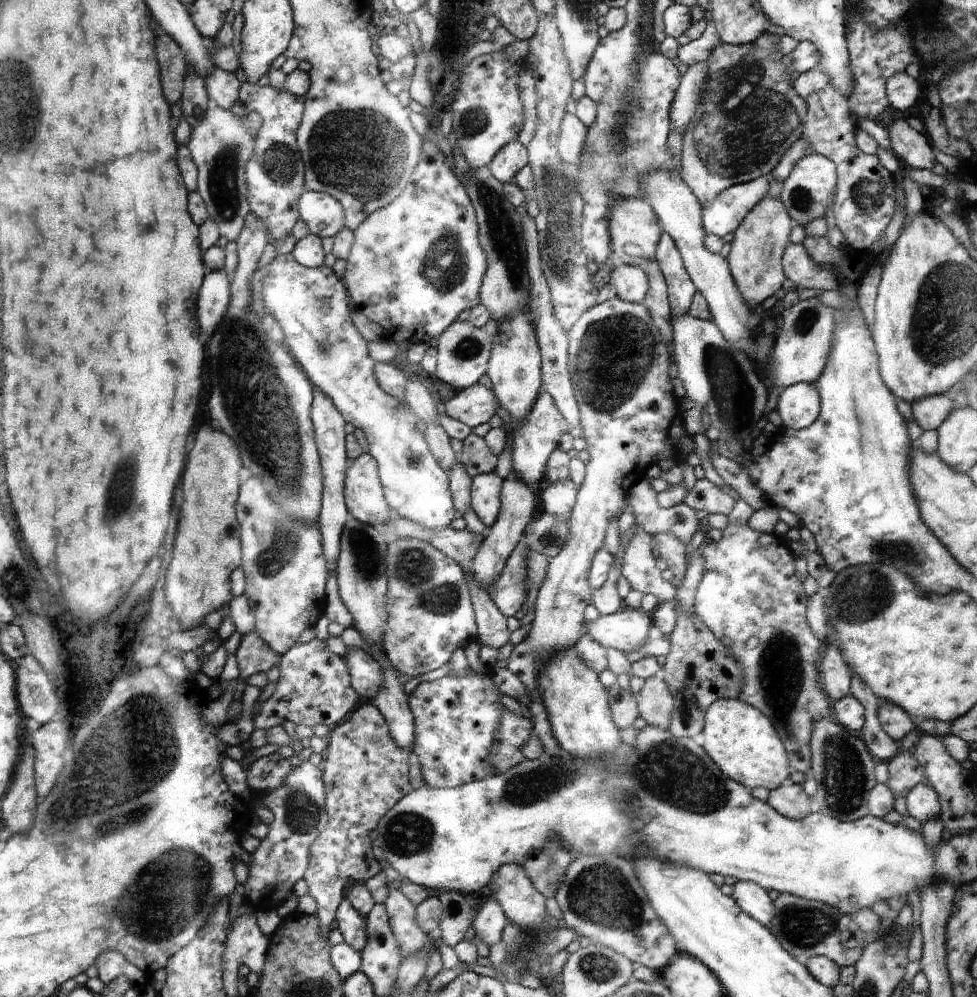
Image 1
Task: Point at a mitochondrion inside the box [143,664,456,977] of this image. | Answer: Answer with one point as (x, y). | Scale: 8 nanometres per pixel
(408, 834)

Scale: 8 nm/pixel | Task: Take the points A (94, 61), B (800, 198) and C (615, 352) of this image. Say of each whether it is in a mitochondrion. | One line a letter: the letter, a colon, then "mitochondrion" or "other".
A: other
B: mitochondrion
C: mitochondrion

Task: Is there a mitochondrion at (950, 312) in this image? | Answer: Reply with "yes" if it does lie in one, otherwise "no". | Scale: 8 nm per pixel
yes

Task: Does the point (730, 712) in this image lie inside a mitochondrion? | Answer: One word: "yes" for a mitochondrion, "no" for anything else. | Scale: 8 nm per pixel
no

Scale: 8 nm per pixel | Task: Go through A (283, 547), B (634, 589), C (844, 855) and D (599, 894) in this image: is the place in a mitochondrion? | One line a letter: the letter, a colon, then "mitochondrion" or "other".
A: mitochondrion
B: other
C: other
D: mitochondrion

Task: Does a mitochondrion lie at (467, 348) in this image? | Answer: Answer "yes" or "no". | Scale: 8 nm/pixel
yes

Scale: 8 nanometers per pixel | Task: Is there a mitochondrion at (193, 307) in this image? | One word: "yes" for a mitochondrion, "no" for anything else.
no

